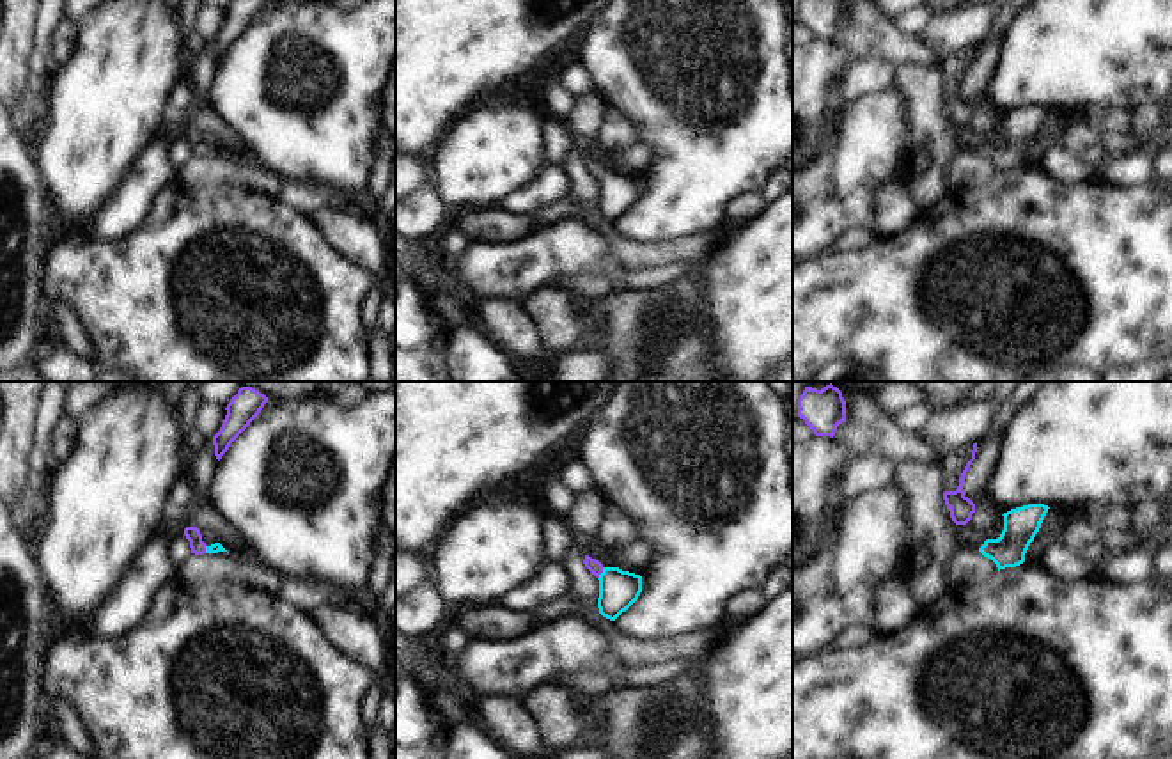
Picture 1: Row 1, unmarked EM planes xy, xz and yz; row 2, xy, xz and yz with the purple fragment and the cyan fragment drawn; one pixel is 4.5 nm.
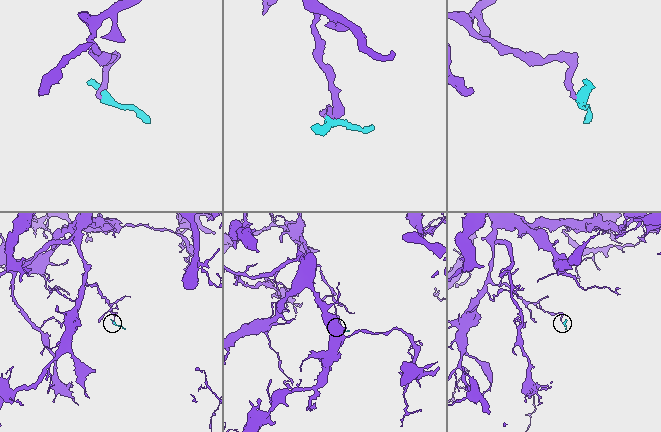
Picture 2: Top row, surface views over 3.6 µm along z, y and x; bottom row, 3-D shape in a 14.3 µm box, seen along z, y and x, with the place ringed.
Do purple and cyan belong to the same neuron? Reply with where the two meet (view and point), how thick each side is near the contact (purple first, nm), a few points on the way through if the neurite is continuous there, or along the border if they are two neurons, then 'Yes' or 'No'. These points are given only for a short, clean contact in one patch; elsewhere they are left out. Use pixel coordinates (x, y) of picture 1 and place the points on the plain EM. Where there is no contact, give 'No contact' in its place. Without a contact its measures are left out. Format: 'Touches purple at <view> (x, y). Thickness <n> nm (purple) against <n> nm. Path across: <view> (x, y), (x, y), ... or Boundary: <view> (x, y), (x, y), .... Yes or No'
Touches purple at xz (601, 174). Thickness 70 nm (purple) against 180 nm. Path across: xz (594, 169), (601, 174), (619, 192). Yes

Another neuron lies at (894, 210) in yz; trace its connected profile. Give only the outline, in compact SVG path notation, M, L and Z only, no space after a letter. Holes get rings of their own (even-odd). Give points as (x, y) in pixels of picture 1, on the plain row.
M899 172L879 181L872 193L872 204L879 236L901 232L917 213L908 181Z

